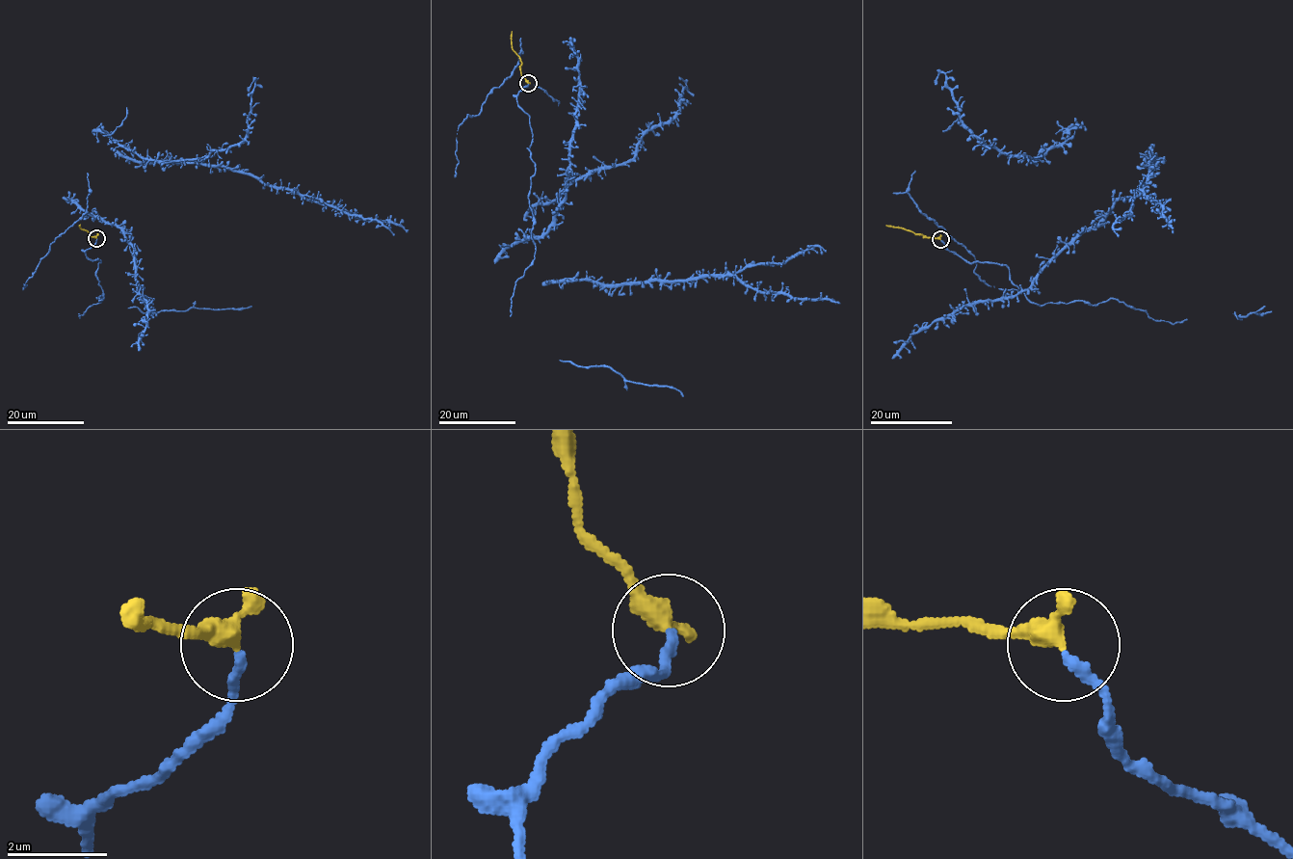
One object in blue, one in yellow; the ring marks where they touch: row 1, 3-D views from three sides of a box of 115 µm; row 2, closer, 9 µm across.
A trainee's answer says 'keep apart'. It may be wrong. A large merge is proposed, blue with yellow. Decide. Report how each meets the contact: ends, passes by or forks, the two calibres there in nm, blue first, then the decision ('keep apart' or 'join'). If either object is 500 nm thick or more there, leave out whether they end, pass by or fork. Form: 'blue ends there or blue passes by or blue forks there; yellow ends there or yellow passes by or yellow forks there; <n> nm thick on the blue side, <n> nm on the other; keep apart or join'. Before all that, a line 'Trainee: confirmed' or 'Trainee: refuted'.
Trainee: refuted
blue ends there; yellow ends there; 200 nm thick on the blue side, 440 nm on the other; join

